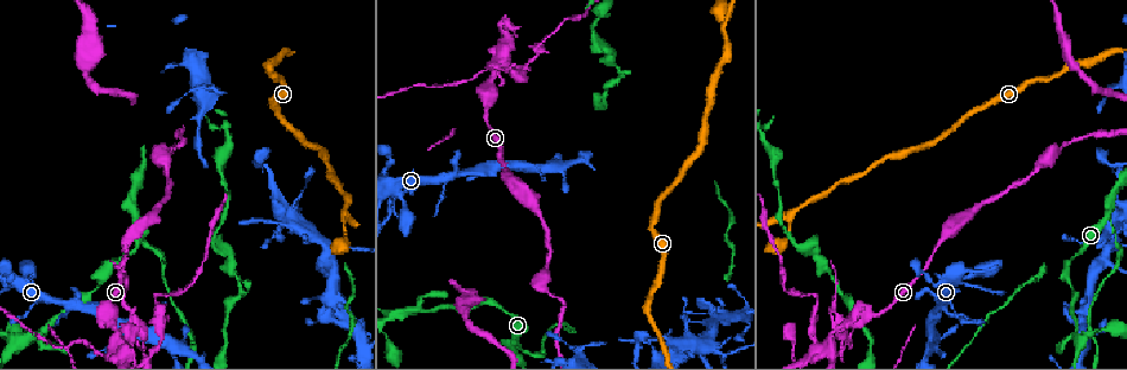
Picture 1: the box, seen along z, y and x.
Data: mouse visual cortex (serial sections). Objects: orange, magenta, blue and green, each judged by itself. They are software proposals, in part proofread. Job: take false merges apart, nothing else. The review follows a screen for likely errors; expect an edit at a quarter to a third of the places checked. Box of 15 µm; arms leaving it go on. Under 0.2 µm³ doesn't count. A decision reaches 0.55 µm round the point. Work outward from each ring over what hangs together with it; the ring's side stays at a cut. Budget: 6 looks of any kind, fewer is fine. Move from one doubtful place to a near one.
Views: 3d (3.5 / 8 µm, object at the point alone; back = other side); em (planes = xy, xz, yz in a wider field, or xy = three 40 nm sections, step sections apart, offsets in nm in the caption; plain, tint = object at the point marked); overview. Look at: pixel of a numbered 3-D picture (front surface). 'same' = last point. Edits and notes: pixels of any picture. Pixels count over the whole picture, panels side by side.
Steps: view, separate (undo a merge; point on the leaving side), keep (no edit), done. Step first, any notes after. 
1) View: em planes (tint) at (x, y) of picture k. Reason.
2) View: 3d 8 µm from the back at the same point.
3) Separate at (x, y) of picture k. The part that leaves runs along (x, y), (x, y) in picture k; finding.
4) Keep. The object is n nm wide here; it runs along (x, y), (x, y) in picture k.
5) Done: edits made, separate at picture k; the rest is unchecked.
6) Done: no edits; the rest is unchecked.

View: 3d 3.5 µm at (406, 206) of picture 1. Narrows sharply.

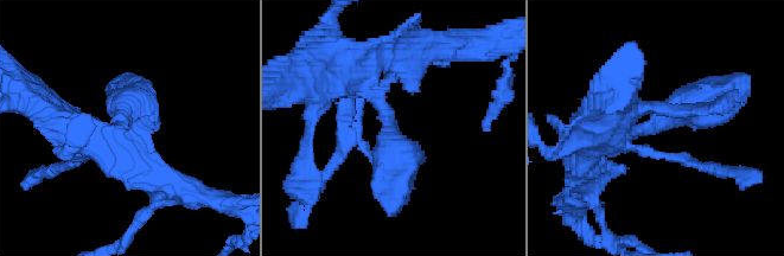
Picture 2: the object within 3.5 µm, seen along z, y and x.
View: em xy step 5 (tint) at (388, 125) of picture 2.

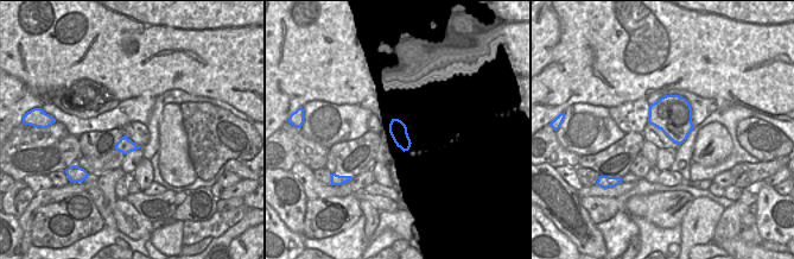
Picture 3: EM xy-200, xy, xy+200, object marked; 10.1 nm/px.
Keep. It runs along (603, 140), (725, 93) in picture 2; one cell here.

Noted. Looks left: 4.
View: 3d 8 µm from the back at (1109, 217) of picture 1. Small branch off a trunk.

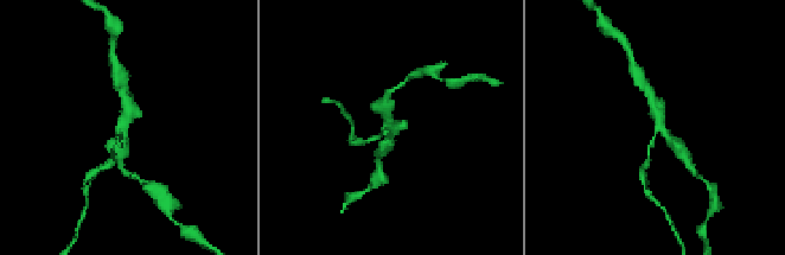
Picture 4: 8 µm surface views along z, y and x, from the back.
View: 3d 3.5 µm from the back at (655, 128) of picture 4. Closer look.

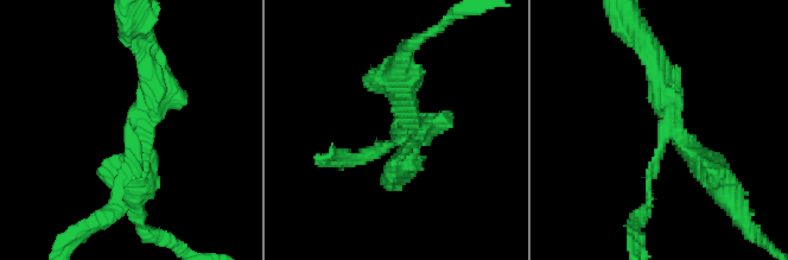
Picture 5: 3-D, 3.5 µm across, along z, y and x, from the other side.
View: em xy step 3 (tint) at (125, 131) of picture 5. Need the tissue.

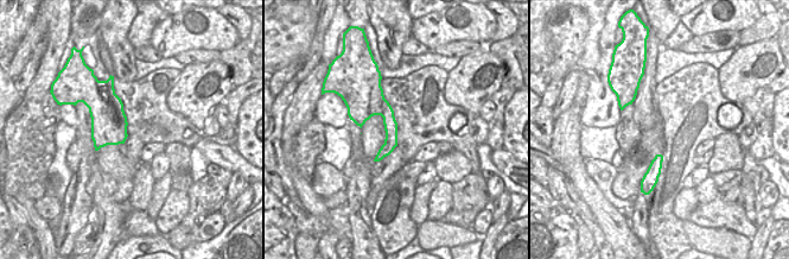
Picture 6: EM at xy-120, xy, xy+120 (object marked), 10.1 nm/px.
Keep. It runs along (377, 84), (390, 124), (379, 157) in picture 6; one cell here.

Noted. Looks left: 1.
Done: no edits; the rest is unchecked.

